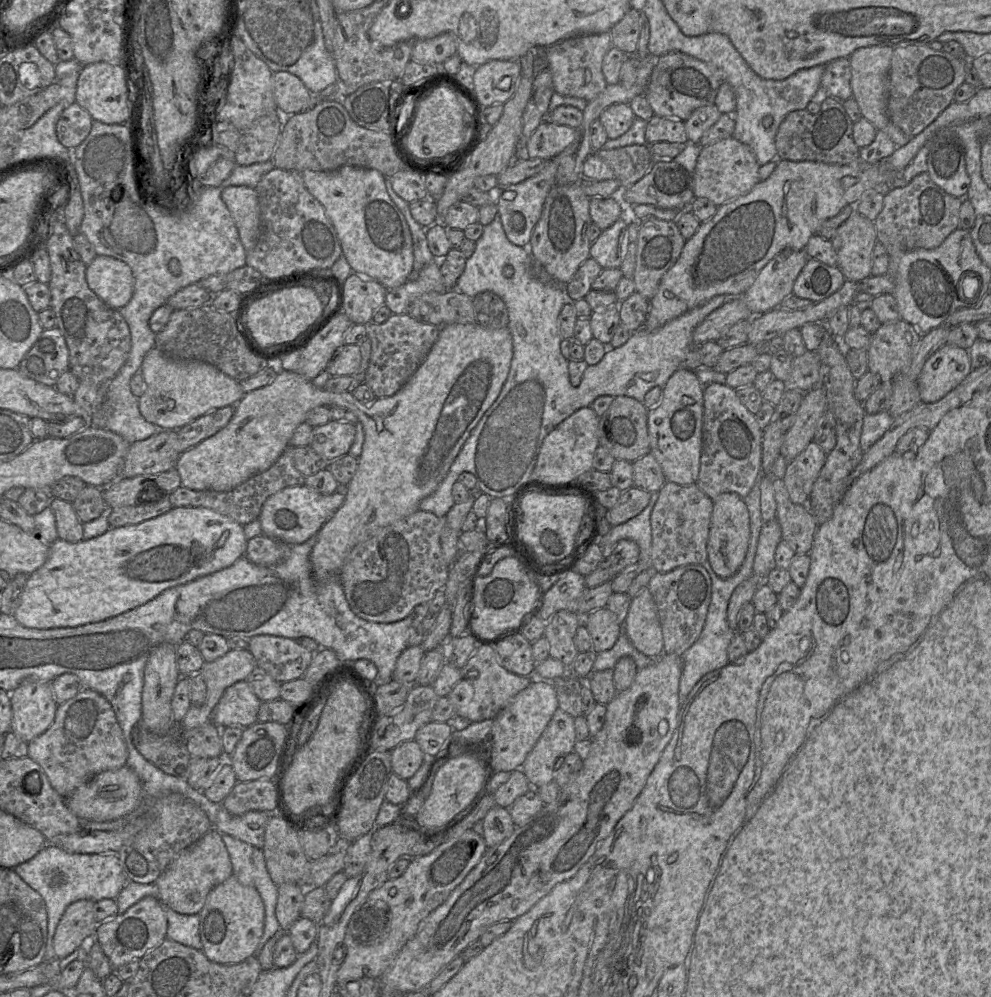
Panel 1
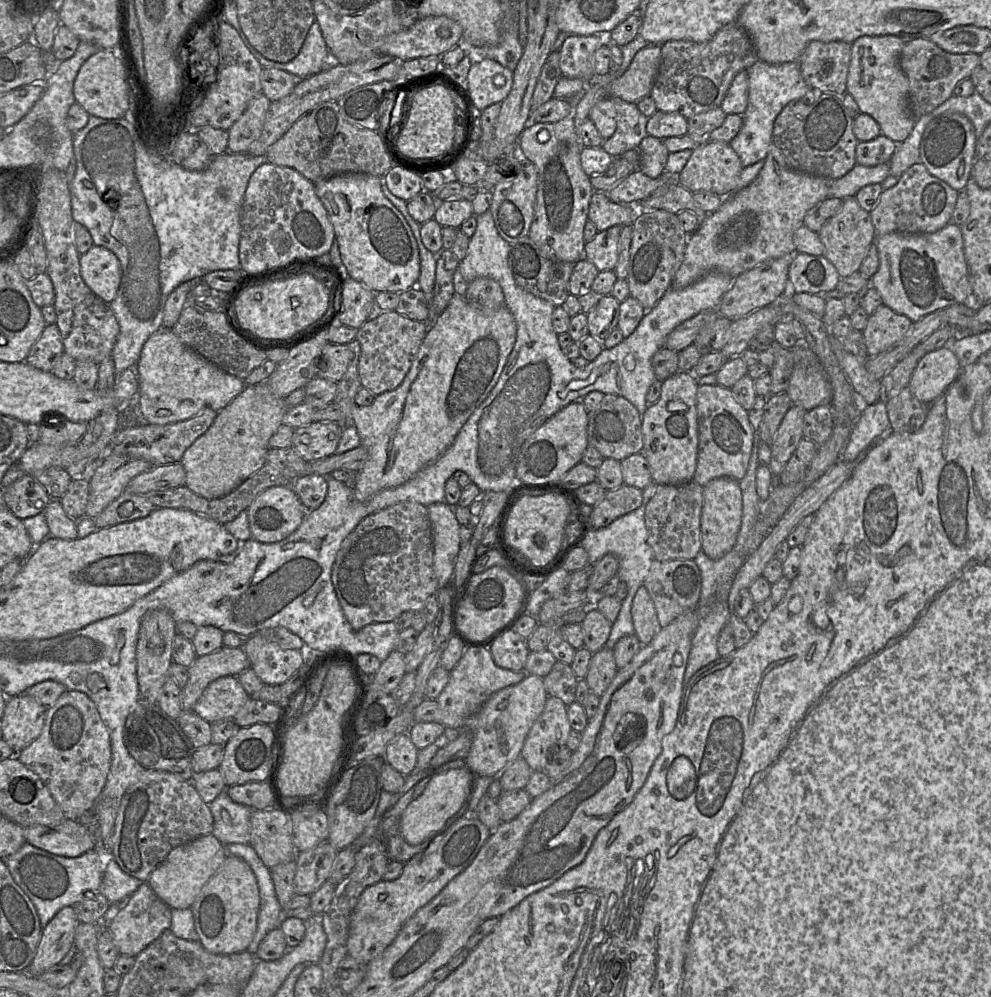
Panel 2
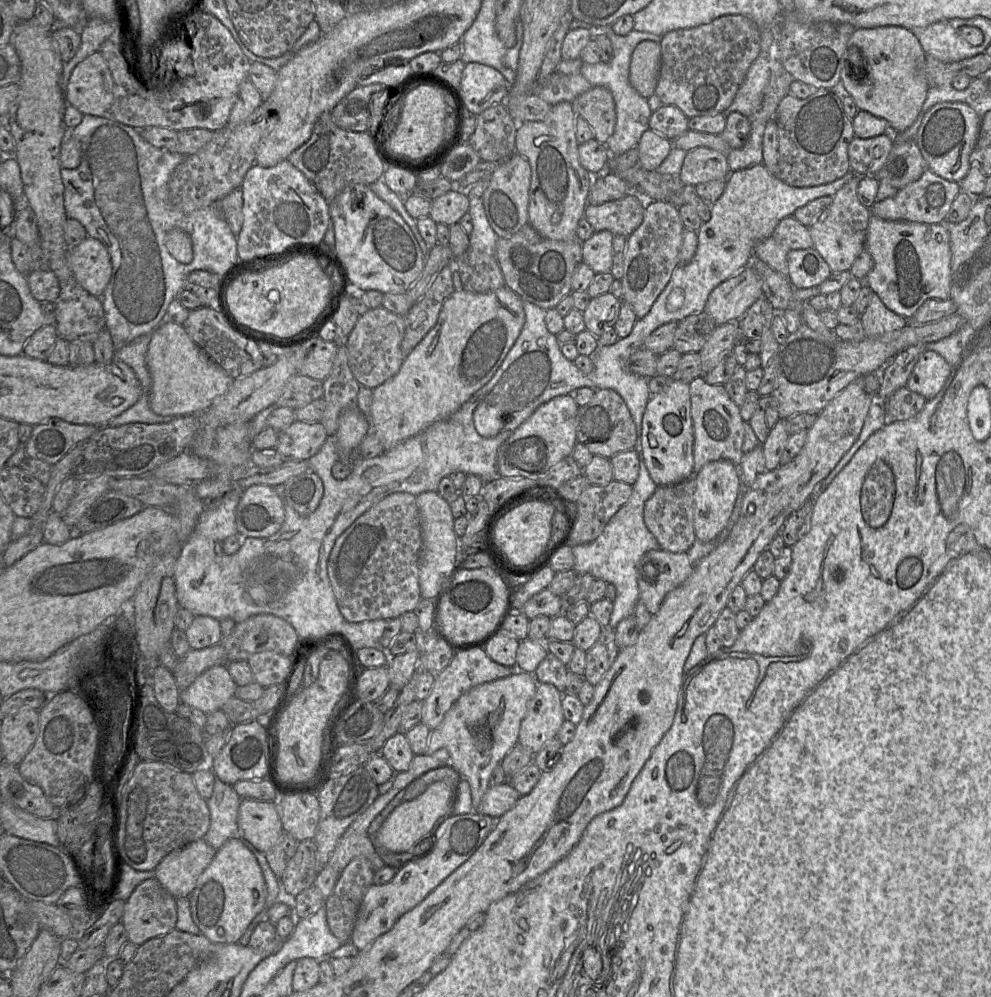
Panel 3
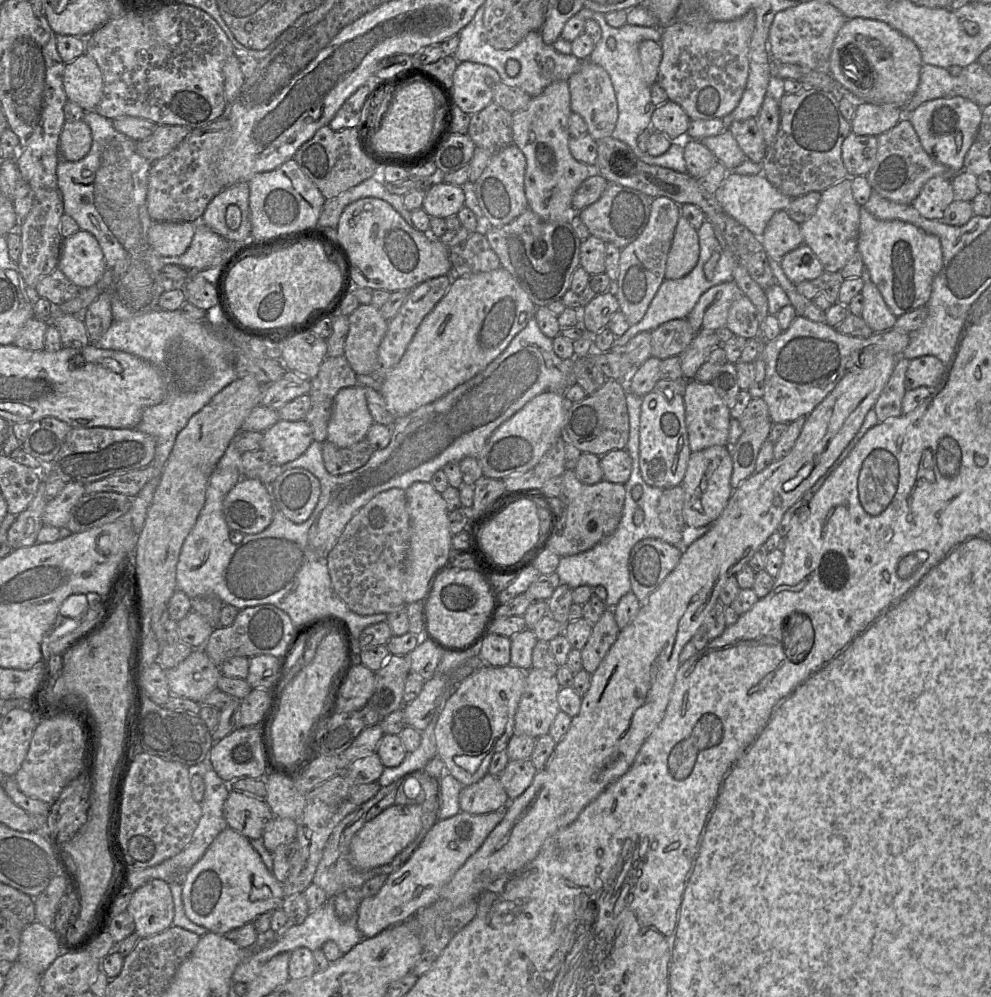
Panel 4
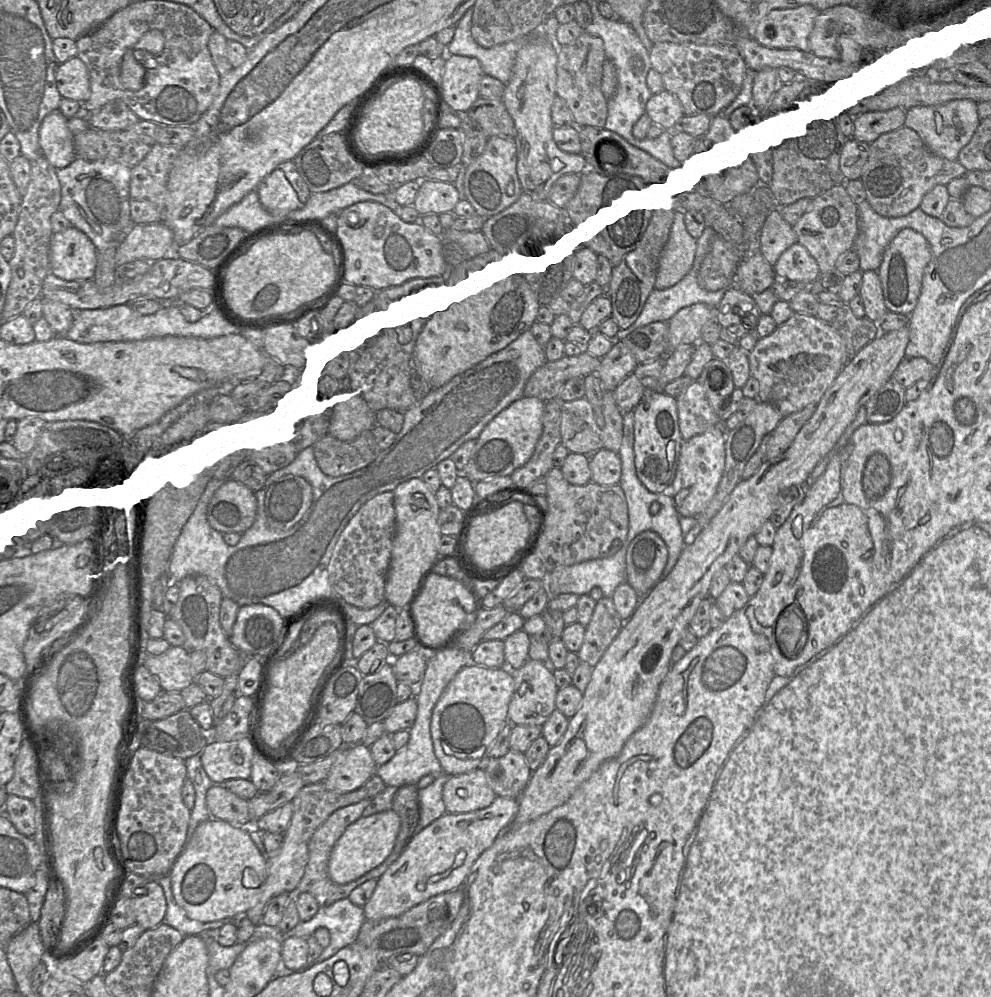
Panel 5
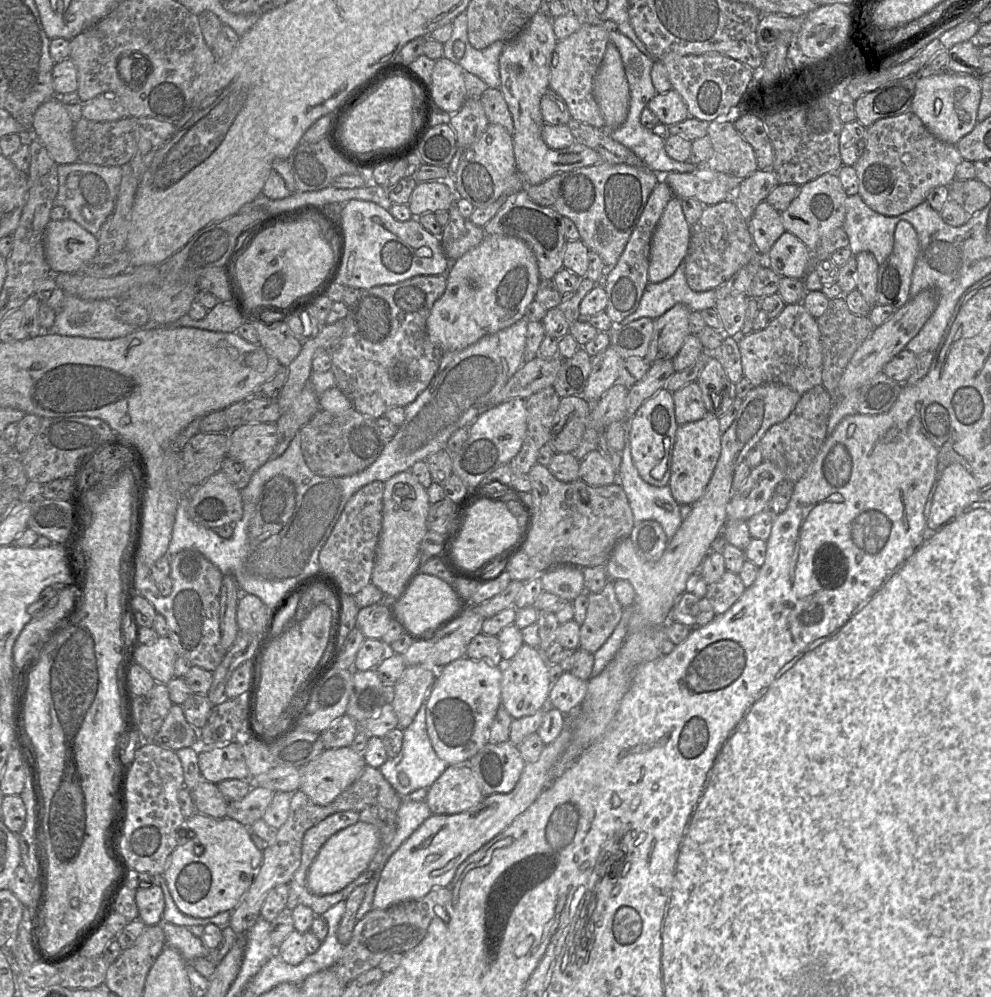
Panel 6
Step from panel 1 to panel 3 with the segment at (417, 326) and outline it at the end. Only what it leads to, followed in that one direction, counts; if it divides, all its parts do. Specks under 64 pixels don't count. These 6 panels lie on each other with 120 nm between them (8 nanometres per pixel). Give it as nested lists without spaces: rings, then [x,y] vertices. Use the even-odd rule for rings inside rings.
[[[382,306],[369,309],[360,315],[353,330],[345,340],[348,350],[348,364],[360,386],[375,389],[393,377],[404,359],[401,342],[405,334],[405,318],[396,315]]]

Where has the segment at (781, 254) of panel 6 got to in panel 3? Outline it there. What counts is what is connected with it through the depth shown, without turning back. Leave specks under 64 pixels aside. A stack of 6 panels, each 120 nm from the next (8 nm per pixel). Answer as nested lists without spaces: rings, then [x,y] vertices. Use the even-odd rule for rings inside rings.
[[[814,248],[790,250],[787,254],[788,280],[794,289],[818,287],[832,271]]]

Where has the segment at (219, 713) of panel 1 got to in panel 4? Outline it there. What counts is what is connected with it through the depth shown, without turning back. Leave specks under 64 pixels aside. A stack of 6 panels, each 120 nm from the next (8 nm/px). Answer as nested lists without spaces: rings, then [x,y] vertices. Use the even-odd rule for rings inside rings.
[[[195,649],[176,667],[165,669],[169,690],[172,695],[196,702],[204,699],[217,688],[220,668],[203,649]]]

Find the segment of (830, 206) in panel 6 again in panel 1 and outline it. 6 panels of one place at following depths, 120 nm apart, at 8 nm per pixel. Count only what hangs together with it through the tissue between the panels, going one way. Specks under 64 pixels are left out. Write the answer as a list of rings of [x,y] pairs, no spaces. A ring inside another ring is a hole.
[[[857,211],[849,216],[830,240],[837,255],[837,267],[846,280],[860,282],[871,275],[872,252],[877,242],[874,223]]]

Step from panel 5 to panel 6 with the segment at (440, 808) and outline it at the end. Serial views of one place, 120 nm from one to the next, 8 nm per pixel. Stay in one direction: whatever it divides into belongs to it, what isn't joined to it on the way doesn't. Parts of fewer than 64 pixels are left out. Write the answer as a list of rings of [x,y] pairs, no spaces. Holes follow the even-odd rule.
[[[402,798],[402,804],[396,811],[395,835],[386,847],[387,856],[391,856],[400,845],[432,815],[425,801],[416,802]]]

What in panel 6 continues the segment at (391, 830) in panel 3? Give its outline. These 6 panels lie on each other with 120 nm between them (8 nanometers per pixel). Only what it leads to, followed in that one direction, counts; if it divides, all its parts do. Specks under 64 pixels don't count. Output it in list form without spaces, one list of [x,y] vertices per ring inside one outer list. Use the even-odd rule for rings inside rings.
[[[358,821],[331,836],[319,850],[311,864],[306,884],[316,895],[337,892],[359,877],[376,855],[380,844],[378,829],[369,823]]]

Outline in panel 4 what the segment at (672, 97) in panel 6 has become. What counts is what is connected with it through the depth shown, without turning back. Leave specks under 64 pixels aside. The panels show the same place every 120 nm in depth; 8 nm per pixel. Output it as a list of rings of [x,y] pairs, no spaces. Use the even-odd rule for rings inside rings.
[[[666,101],[654,107],[651,129],[665,135],[670,141],[684,141],[690,118],[676,103]]]

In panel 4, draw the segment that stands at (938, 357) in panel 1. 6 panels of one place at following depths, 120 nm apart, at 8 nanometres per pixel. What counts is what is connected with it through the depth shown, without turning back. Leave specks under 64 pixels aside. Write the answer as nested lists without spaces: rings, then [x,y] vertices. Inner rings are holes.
[[[926,355],[910,360],[905,375],[905,389],[913,390],[919,387],[933,389],[944,379],[946,368],[935,356]]]

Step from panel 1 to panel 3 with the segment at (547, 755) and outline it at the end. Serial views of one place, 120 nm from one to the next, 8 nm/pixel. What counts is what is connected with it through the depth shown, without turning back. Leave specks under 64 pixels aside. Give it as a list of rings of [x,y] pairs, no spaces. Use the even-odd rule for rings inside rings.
[[[538,682],[534,697],[528,702],[521,722],[518,743],[536,754],[545,742],[556,738],[565,721],[563,693],[555,686]]]

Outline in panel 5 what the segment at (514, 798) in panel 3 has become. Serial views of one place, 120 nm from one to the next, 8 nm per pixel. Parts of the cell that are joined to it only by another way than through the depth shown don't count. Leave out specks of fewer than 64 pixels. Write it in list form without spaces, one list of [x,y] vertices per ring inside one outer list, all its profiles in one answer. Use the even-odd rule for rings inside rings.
[[[482,769],[449,776],[442,798],[447,813],[460,814],[484,809],[492,804],[496,794],[489,786]]]

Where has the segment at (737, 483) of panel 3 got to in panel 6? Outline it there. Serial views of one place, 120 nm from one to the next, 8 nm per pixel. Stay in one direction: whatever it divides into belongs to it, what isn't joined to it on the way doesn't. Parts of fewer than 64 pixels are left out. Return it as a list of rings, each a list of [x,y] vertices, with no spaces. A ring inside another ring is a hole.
[[[707,413],[698,421],[681,424],[676,431],[668,486],[679,505],[692,505],[704,494],[721,453],[719,418]]]

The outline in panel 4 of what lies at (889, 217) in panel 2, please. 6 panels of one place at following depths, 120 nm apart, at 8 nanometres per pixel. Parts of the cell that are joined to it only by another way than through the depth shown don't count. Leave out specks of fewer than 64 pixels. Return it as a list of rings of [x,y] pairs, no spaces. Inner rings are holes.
[[[938,176],[923,185],[911,205],[926,219],[942,220],[945,209],[954,200],[951,180]]]

